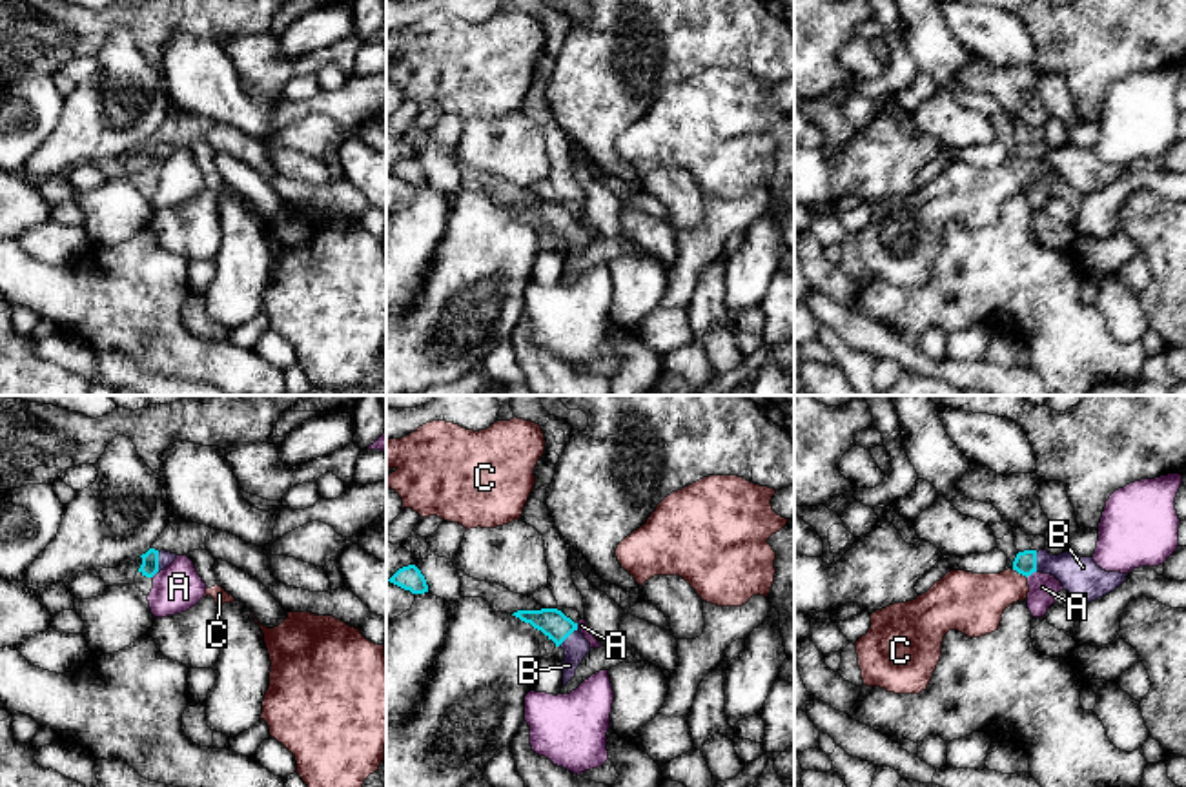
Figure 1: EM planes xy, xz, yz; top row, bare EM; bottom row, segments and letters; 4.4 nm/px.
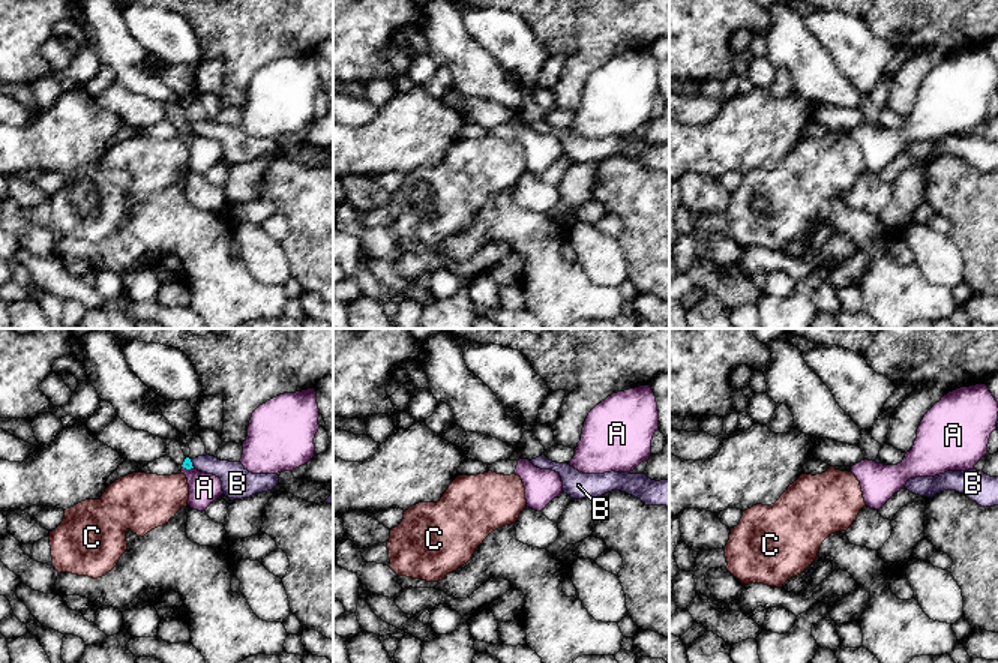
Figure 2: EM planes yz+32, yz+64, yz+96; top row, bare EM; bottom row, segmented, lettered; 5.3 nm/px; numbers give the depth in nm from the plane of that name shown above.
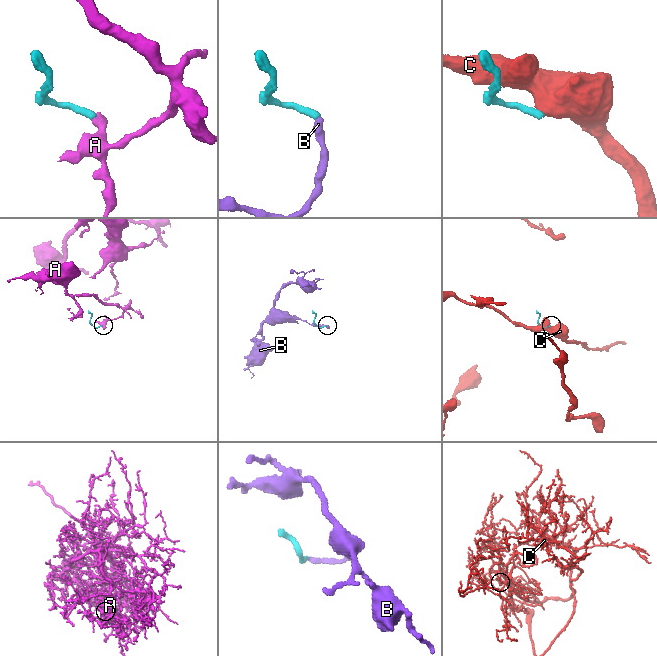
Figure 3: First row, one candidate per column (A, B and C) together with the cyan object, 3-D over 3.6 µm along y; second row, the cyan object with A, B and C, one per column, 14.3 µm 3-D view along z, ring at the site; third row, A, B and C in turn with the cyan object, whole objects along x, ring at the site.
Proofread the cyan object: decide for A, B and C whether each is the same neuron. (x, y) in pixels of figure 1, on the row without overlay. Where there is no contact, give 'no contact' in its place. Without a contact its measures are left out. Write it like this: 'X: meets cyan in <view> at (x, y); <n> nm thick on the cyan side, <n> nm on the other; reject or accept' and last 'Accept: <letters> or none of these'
A: meets cyan in yz at (1030, 166); 100 nm thick on the cyan side, 130 nm on the other; reject
B: meets cyan in xy at (157, 153); 80 nm thick on the cyan side, 60 nm on the other; accept
C: meets cyan in yz at (1019, 164); 100 nm thick on the cyan side, 280 nm on the other; reject
Accept: B

